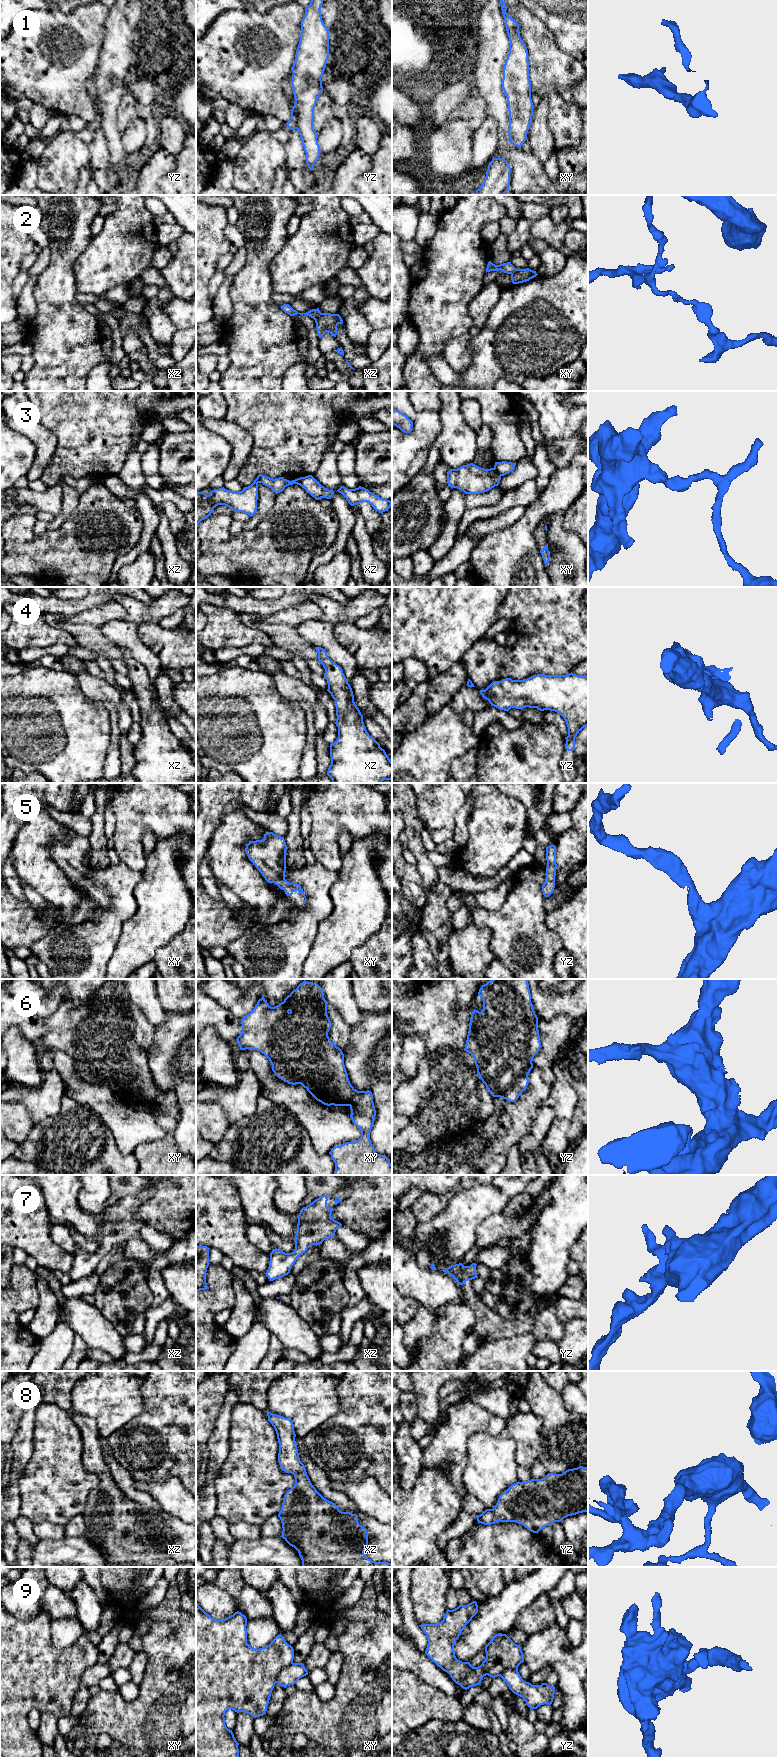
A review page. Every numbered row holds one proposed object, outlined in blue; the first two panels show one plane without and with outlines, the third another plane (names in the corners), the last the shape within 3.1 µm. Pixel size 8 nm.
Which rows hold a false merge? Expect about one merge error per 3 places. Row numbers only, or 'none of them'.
2, 3, 9

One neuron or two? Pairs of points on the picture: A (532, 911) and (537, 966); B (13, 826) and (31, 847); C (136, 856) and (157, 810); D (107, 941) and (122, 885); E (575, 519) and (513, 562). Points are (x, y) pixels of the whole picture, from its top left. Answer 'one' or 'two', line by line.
A: one
B: two
C: one
D: one
E: two

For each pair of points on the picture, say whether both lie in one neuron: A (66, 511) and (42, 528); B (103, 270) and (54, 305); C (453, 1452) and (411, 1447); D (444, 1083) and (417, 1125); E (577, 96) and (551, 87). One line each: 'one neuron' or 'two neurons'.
A: one neuron
B: two neurons
C: two neurons
D: one neuron
E: two neurons

